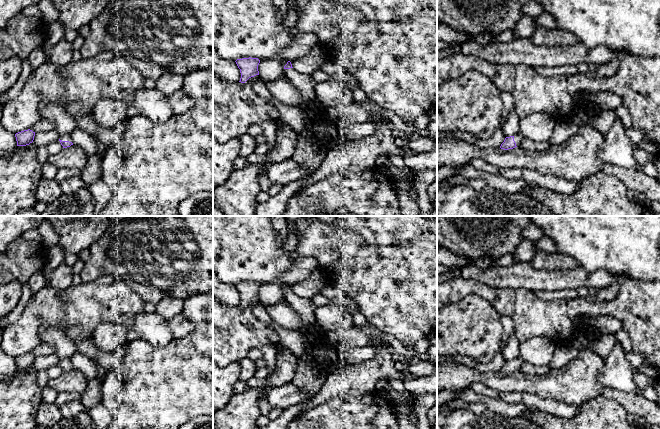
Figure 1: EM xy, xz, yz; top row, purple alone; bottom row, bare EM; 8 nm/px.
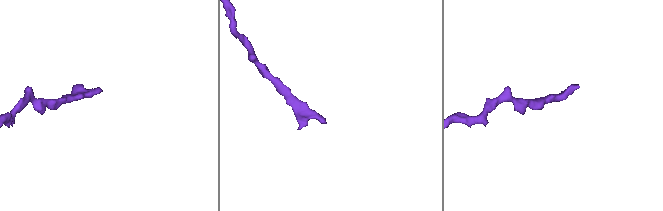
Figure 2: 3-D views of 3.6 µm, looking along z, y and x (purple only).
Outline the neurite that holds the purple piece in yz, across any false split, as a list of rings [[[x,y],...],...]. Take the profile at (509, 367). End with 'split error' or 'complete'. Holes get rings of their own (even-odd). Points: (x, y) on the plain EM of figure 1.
[[[518,357],[514,360],[506,361],[500,372],[504,374],[513,373],[519,370],[523,363],[524,360],[521,357]]]; split error

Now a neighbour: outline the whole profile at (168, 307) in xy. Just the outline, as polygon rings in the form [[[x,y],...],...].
[[[167,296],[165,298],[162,298],[156,304],[155,313],[163,317],[165,320],[169,321],[176,315],[182,313],[183,305],[184,305],[184,300],[179,298],[174,298],[172,296]]]

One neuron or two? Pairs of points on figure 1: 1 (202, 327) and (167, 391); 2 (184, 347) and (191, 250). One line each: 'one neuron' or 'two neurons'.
1: one neuron
2: two neurons

